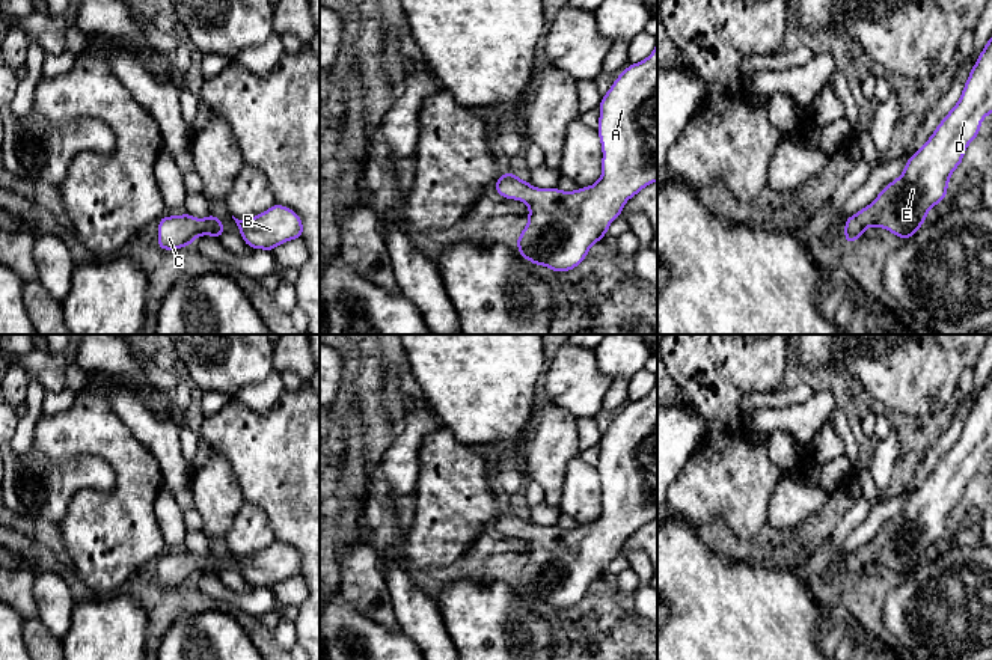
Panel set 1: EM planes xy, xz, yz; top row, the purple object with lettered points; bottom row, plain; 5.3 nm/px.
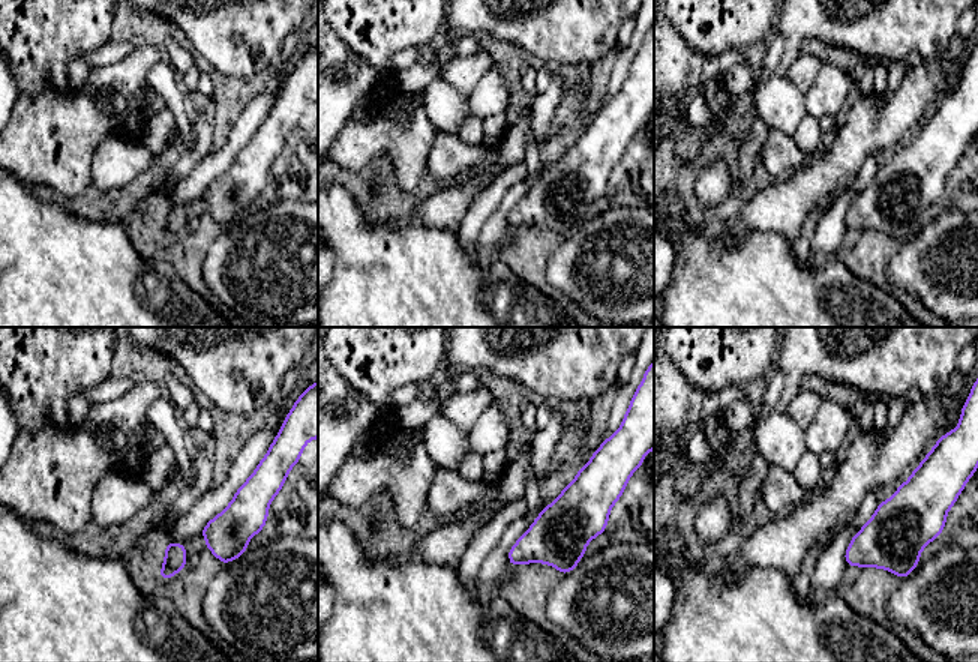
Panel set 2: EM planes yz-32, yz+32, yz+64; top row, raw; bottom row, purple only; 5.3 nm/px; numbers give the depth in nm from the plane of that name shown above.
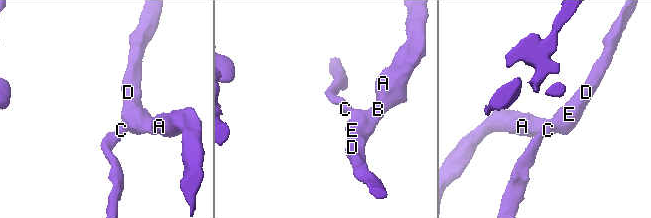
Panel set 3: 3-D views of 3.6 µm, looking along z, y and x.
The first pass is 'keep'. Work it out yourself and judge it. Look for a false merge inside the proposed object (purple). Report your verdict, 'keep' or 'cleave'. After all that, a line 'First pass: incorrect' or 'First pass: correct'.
keep
First pass: correct

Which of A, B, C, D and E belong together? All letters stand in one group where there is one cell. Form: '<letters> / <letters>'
A B C D E

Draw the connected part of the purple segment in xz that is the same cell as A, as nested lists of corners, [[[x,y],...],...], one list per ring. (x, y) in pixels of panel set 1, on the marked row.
[[[657,41],[647,59],[630,63],[618,75],[603,95],[599,110],[603,172],[596,184],[574,191],[535,188],[513,172],[501,175],[494,184],[504,199],[516,199],[529,206],[528,225],[516,246],[523,259],[546,265],[550,271],[562,273],[580,265],[589,249],[608,234],[609,225],[621,215],[624,203],[657,181]]]

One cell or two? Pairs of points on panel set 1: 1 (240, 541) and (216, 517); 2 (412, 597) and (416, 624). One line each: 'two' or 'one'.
1: two
2: one

